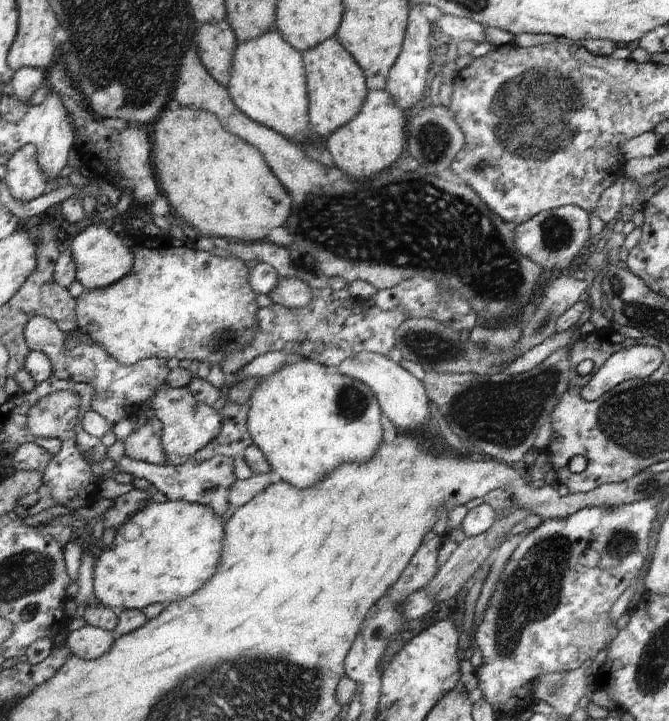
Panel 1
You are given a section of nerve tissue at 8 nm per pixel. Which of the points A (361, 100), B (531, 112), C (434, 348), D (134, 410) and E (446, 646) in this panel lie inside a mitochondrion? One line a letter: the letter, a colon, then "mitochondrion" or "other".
A: other
B: mitochondrion
C: mitochondrion
D: other
E: other

